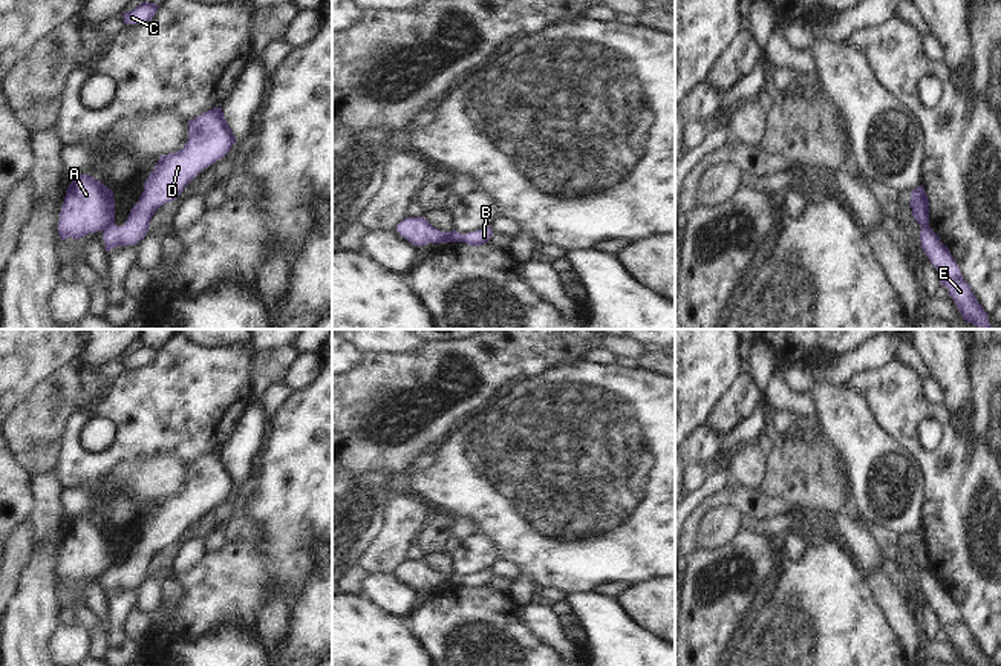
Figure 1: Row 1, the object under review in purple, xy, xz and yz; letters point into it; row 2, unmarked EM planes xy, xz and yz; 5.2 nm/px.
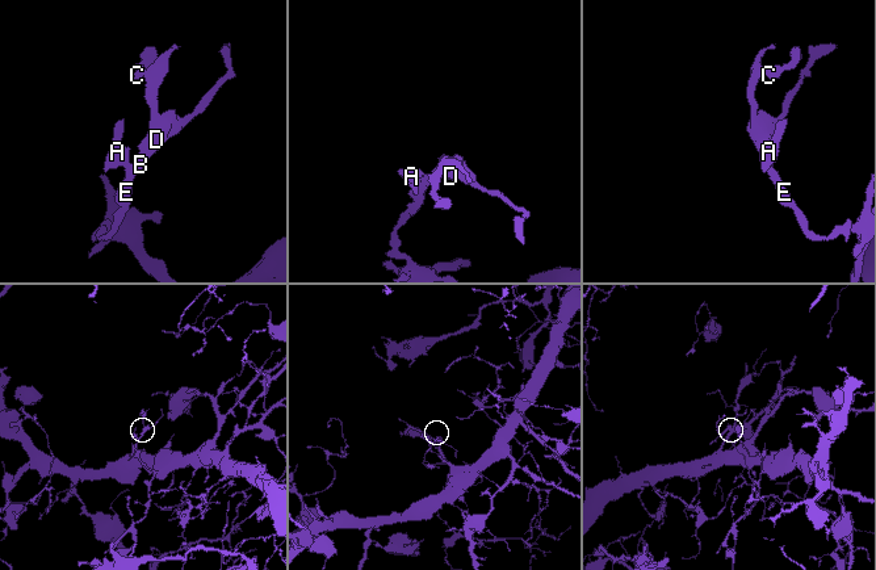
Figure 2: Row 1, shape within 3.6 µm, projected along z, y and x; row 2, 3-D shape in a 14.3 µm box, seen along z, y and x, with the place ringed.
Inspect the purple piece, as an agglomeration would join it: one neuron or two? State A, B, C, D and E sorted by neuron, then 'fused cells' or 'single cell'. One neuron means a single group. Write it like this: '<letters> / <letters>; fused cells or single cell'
A / B C D E; fused cells

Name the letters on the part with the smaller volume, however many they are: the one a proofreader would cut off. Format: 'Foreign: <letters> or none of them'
Foreign: A

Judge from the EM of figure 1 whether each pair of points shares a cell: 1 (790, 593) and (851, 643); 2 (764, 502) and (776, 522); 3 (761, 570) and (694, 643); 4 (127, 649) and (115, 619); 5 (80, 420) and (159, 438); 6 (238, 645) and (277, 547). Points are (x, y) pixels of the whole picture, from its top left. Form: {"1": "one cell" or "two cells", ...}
{"1": "one cell", "2": "two cells", "3": "one cell", "4": "one cell", "5": "one cell", "6": "two cells"}

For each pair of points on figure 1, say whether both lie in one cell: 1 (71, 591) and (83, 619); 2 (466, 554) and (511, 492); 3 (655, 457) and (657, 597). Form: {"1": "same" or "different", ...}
{"1": "same", "2": "different", "3": "different"}

